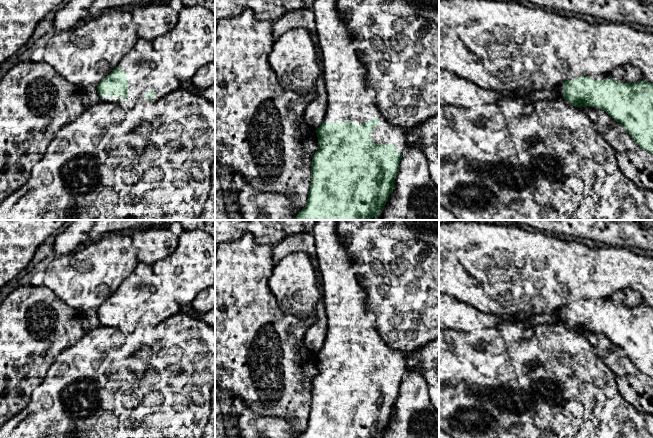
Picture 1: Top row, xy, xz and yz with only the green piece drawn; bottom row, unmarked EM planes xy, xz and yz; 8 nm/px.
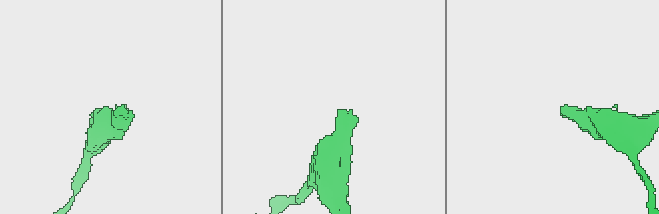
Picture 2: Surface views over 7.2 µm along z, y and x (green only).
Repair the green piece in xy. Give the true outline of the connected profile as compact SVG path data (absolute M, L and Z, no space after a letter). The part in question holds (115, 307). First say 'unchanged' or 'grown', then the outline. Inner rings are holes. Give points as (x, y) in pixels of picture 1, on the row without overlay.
grown; M139 262L116 292L101 304L97 314L100 326L114 327L124 334L130 334L147 327L155 327L180 310L181 306L174 299L172 279L165 273L157 274L152 265Z

